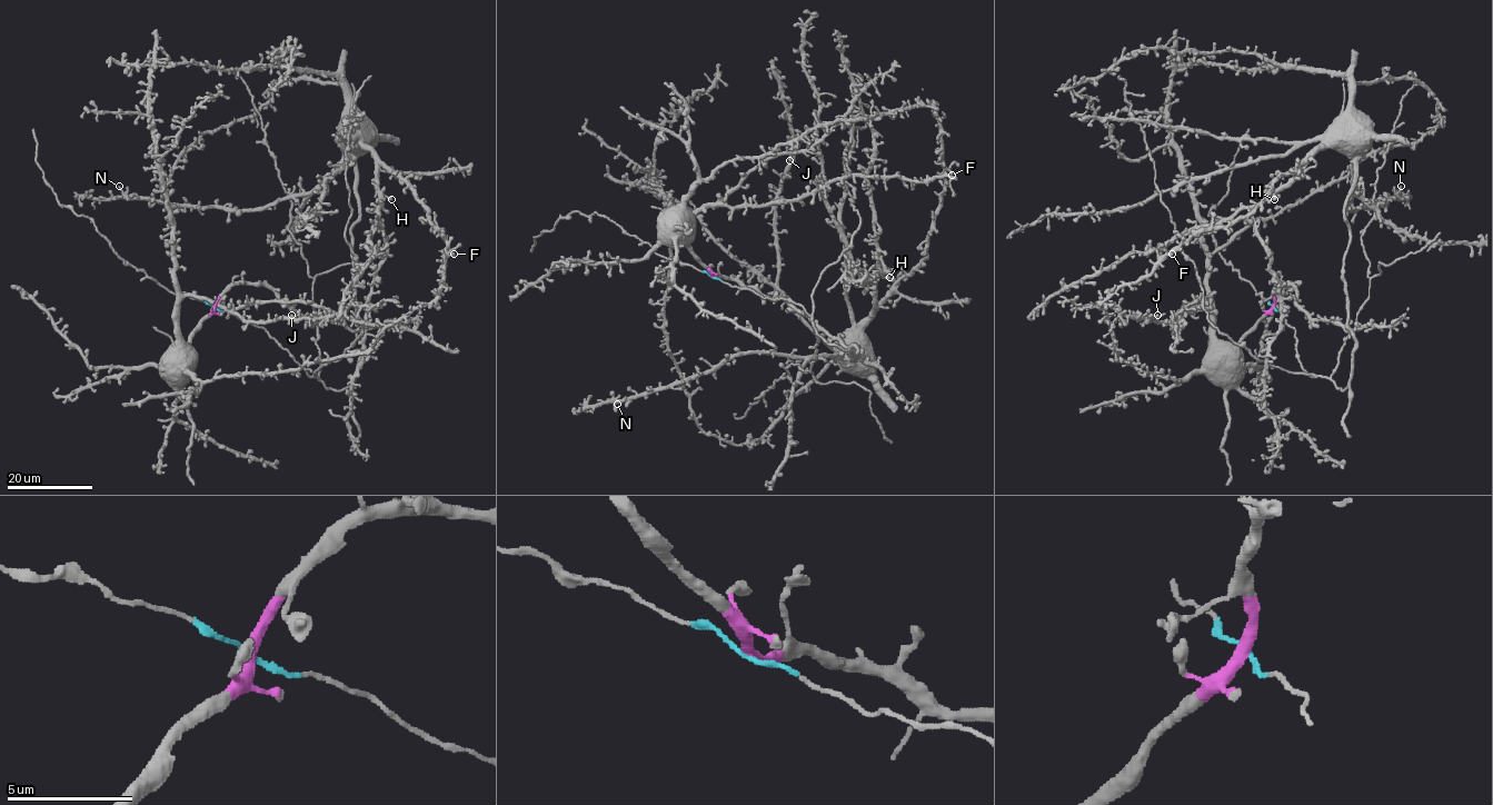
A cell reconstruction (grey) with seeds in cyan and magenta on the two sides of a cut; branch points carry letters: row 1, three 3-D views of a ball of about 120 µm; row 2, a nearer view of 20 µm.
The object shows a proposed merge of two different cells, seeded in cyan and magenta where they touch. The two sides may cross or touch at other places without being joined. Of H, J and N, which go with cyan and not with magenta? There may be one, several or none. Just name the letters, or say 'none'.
H, N

